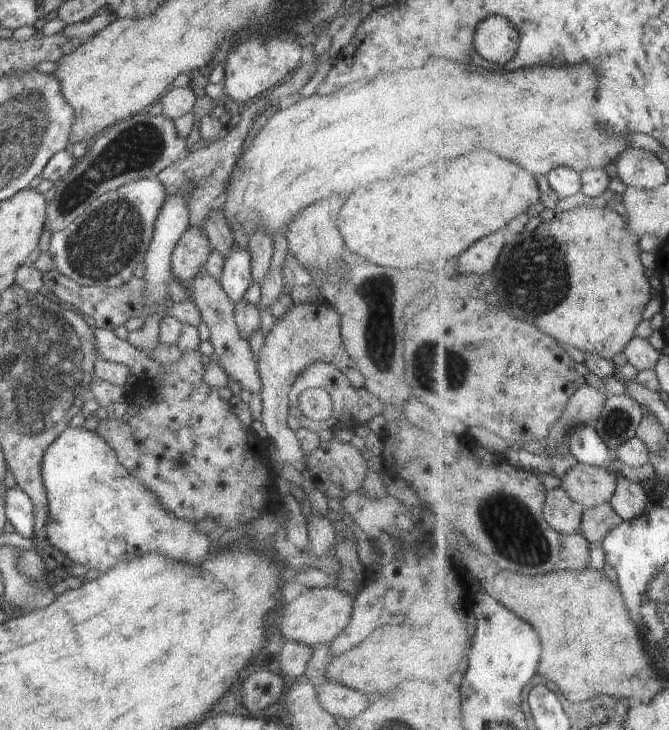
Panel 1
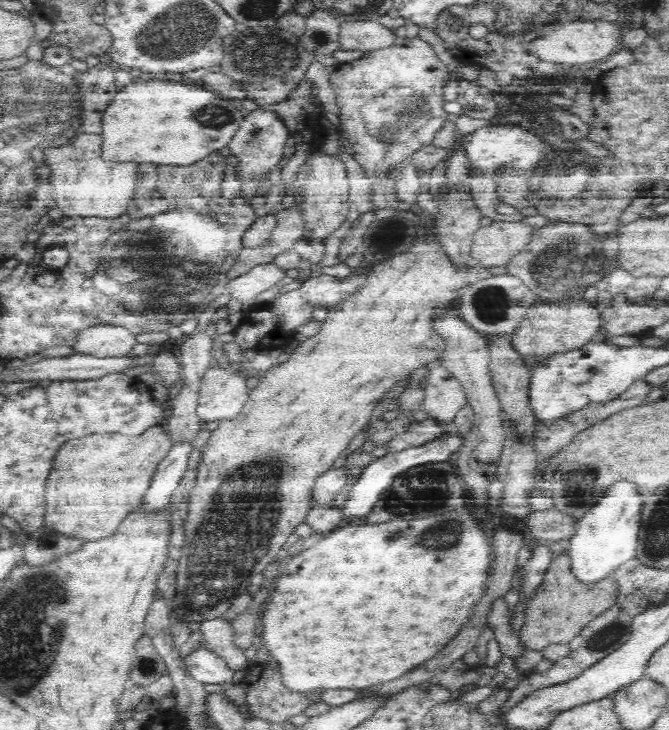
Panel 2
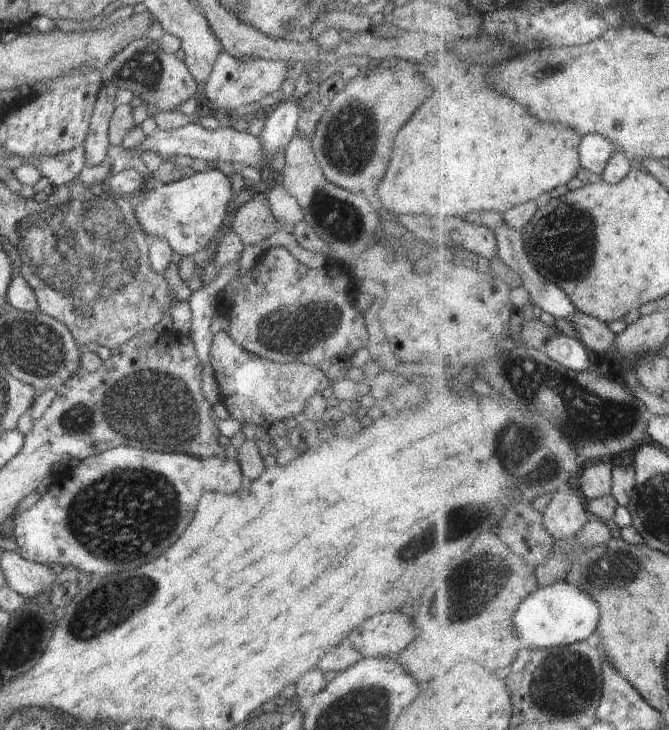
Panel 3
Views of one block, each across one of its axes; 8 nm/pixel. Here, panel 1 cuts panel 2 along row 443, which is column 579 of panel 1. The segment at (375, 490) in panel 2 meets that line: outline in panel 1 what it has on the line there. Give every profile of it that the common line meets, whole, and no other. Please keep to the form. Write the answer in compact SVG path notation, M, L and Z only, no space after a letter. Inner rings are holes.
M580 424L570 430L567 439L568 447L579 462L598 468L608 468L612 474L620 476L620 468L616 468L616 455L604 442L598 426Z

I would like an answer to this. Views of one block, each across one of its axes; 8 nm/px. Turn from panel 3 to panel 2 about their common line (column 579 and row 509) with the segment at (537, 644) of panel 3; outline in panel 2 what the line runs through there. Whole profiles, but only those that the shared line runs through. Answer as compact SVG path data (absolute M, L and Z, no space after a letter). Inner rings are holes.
M617 480L606 487L604 496L589 506L577 521L576 534L569 540L573 575L583 582L596 582L634 558L644 498L634 480Z

